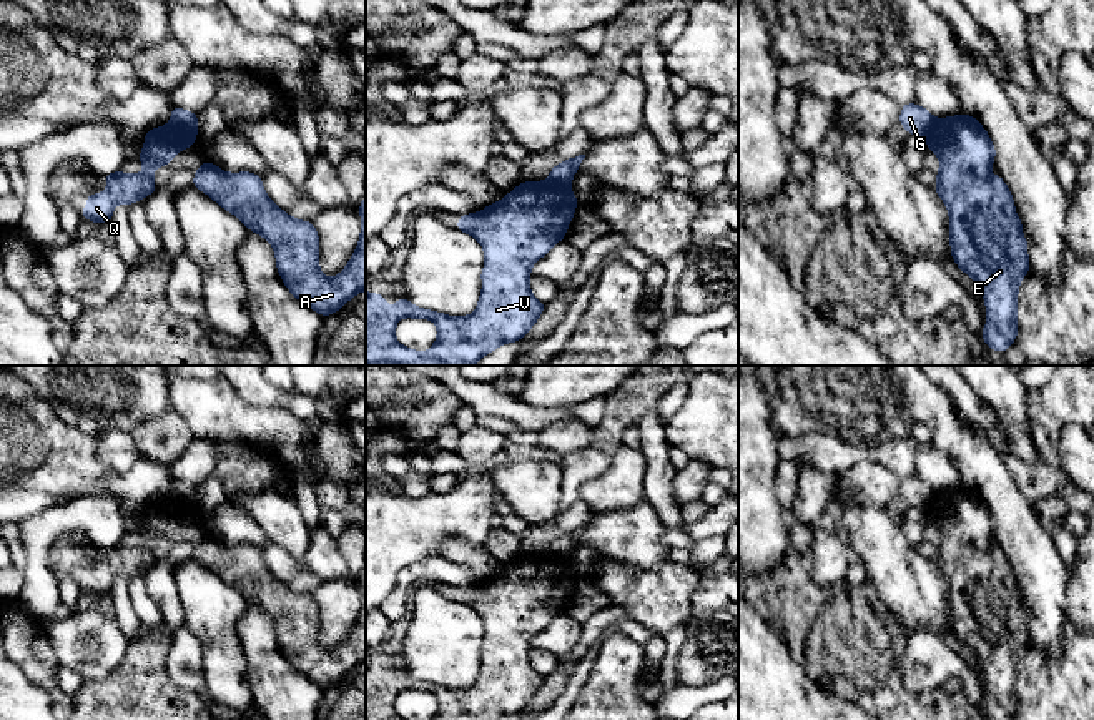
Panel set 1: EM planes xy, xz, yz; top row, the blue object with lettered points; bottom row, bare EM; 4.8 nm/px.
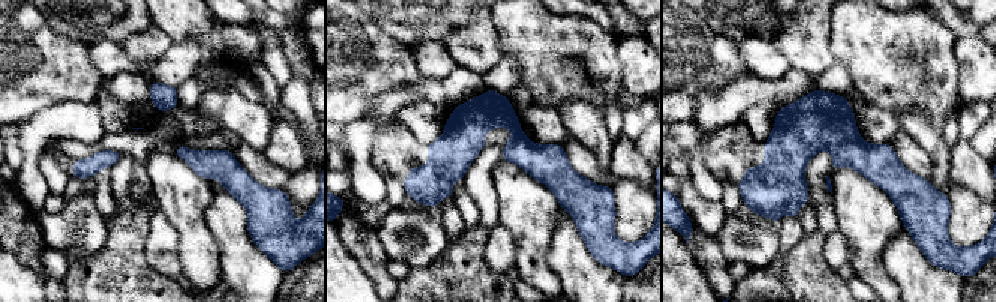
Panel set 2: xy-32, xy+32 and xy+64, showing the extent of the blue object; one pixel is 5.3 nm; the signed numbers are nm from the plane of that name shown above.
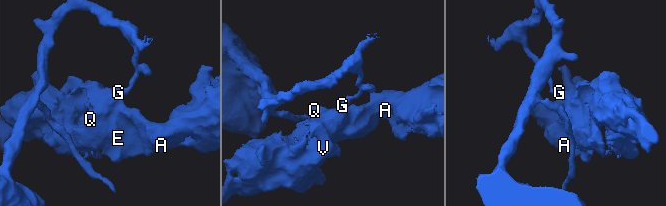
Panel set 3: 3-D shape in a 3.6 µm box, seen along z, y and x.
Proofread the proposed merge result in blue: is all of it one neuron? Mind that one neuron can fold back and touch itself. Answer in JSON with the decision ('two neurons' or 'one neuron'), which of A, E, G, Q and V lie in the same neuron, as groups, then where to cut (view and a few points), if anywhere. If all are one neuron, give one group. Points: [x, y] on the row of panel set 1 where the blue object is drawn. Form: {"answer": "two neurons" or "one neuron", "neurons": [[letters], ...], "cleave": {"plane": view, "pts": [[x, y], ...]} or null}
{"answer": "two neurons", "neurons": [["A", "E", "Q", "V"], ["G"]], "cleave": {"plane": "xy", "pts": [[170, 122], [195, 130]]}}

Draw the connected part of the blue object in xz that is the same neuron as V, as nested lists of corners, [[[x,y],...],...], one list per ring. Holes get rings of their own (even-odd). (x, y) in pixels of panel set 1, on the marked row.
[[[524,181],[482,211],[461,215],[456,229],[471,234],[484,248],[482,293],[476,311],[454,318],[417,308],[401,298],[391,303],[397,308],[394,314],[381,294],[366,291],[366,366],[474,366],[499,346],[522,339],[545,309],[545,304],[530,293],[530,269],[555,243],[565,239],[577,205],[579,200],[569,183]],[[402,318],[436,323],[437,339],[427,353],[409,349],[396,341],[396,324]]]

